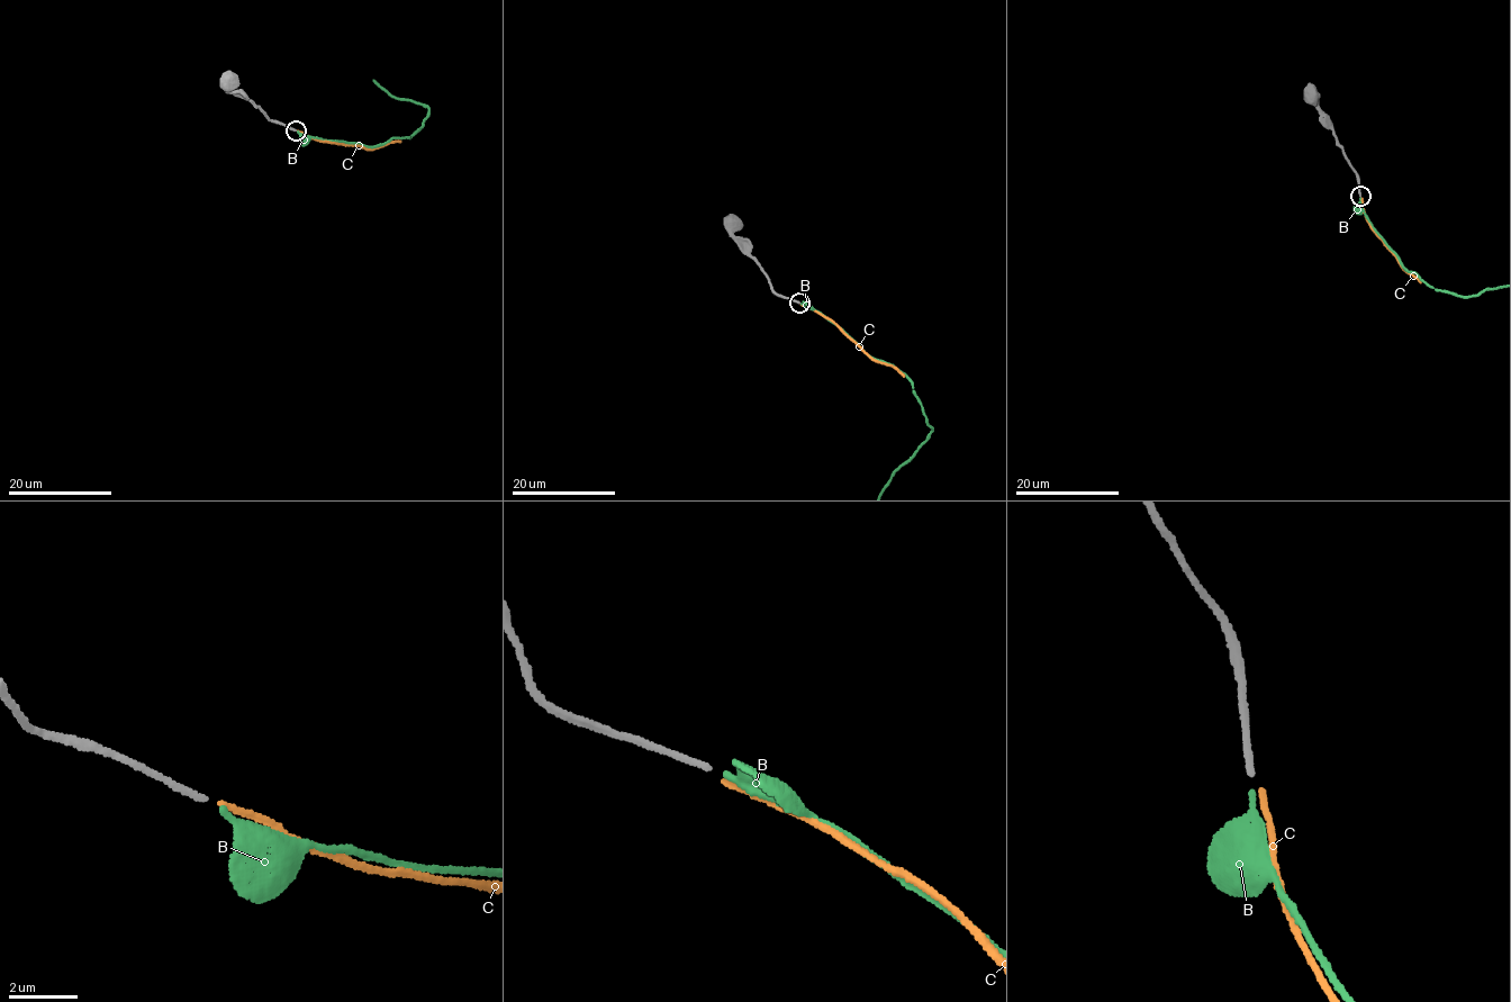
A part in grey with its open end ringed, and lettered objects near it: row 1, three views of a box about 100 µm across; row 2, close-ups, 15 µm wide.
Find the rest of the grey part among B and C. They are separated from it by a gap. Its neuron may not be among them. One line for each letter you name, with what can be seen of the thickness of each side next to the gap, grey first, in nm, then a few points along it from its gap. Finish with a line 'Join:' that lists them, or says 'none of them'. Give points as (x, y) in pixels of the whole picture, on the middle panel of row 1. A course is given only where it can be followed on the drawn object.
C: Thickness 180 nm (grey) against 170 nm. Its course: (801, 304), (837, 323), (872, 358), (894, 366), (905, 376)
Join: C

